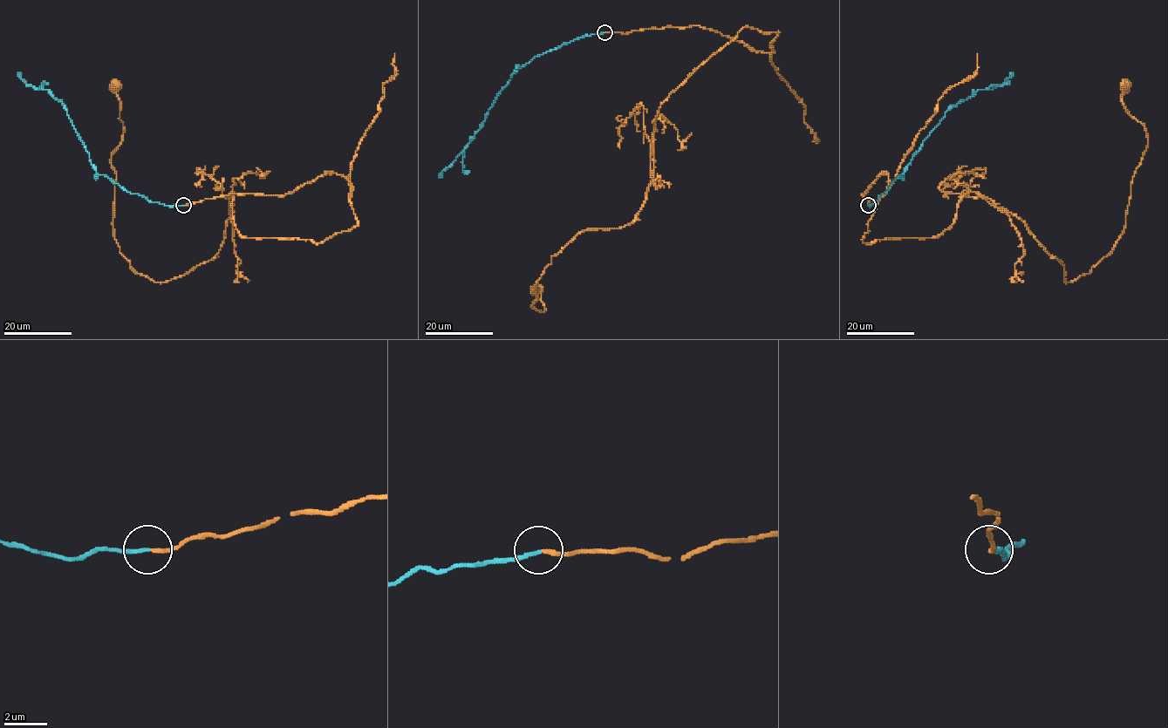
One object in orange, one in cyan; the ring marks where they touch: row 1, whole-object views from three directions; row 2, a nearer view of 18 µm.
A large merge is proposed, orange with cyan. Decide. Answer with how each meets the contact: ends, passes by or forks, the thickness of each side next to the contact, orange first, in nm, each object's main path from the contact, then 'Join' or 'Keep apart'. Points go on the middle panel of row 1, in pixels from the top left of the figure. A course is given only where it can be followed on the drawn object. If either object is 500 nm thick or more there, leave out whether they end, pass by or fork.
At the ring orange ends. At the ring cyan ends. Thickness 180 nm (orange) against 170 nm. Course of orange: (604, 31), (779, 32), (661, 105), (636, 218), (551, 257), (543, 311), (536, 289). Course of cyan: (604, 31), (571, 40), (534, 57), (520, 66), (496, 96), (481, 127), (467, 146), (439, 177). Join

